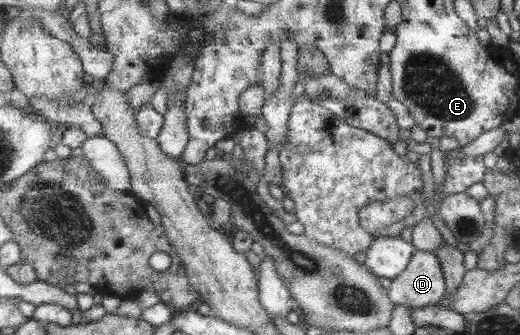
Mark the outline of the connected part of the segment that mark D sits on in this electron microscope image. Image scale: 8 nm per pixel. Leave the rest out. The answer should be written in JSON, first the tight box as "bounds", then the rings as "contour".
{"bounds":[388,250,448,310],"contour":[[[416,250],[408,268],[391,281],[388,290],[395,304],[413,310],[440,304],[447,295],[448,287],[438,254]]]}

